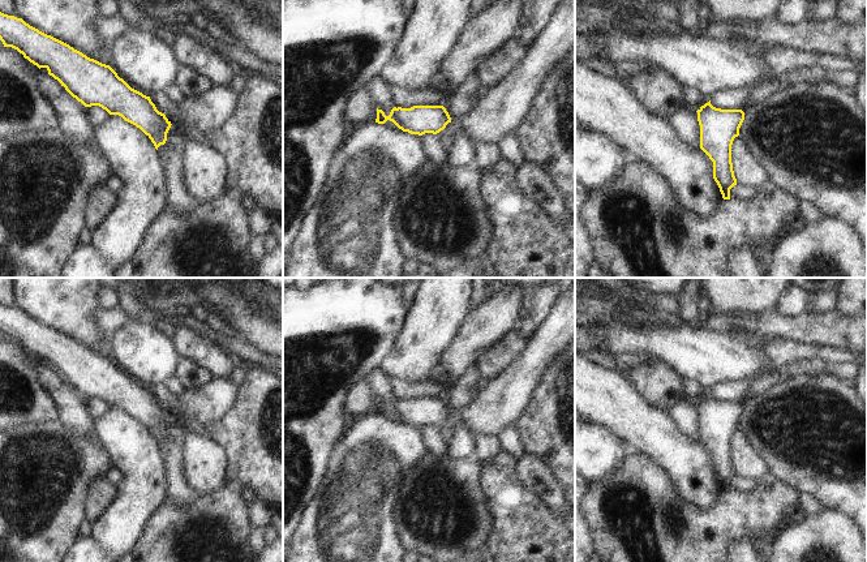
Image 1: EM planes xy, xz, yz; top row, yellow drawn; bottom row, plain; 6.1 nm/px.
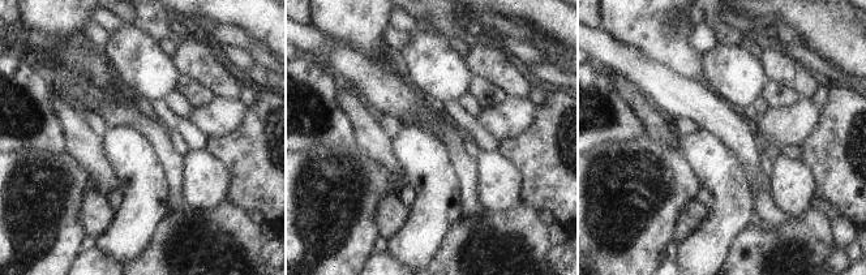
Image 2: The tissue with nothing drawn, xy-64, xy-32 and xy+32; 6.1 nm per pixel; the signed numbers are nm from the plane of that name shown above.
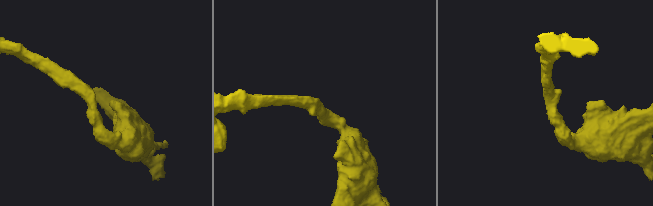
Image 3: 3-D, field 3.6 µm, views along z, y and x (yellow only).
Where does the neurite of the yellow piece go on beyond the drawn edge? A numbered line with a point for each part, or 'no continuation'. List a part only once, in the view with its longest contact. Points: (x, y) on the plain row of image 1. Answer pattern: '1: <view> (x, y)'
no continuation

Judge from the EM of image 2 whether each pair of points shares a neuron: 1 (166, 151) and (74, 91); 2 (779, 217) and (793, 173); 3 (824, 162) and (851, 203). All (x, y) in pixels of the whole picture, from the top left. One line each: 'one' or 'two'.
1: one
2: two
3: one

